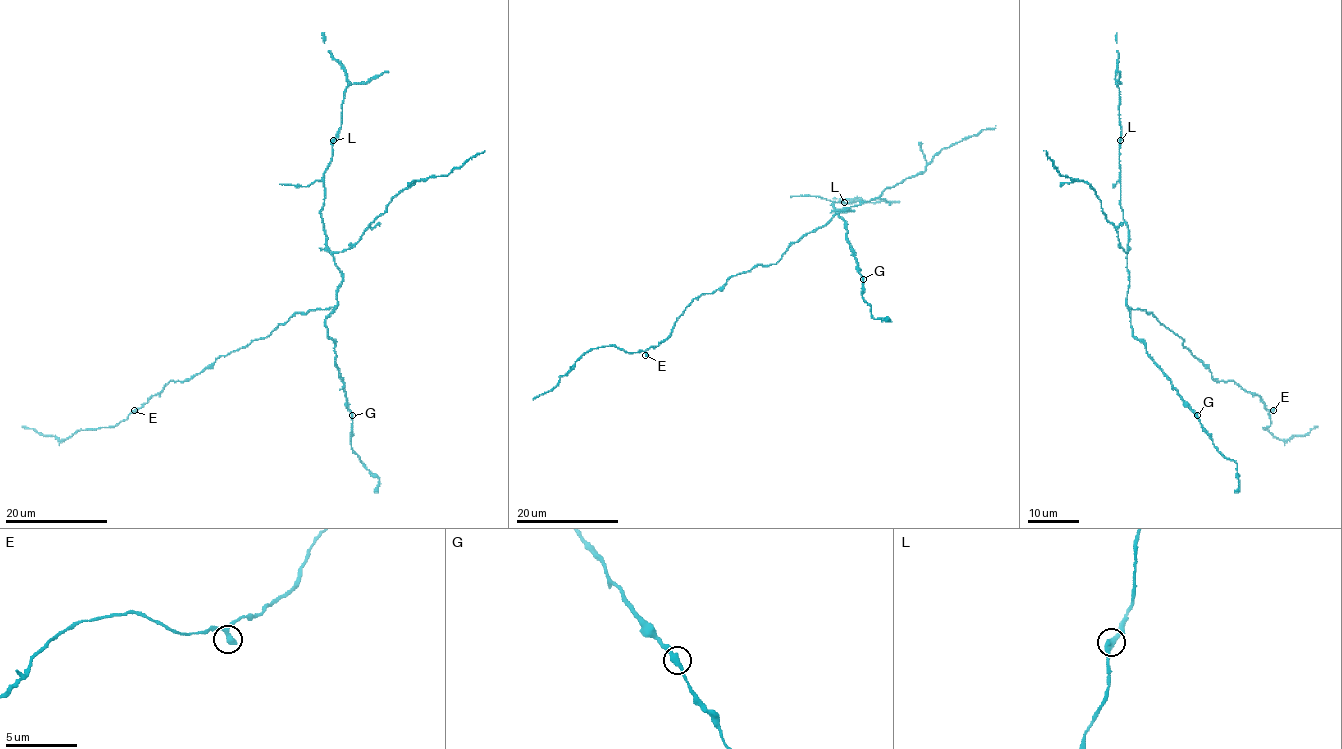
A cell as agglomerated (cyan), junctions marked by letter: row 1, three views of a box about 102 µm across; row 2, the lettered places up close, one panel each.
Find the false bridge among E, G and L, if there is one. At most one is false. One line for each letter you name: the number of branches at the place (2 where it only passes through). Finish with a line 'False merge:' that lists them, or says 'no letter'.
False merge: no letter

